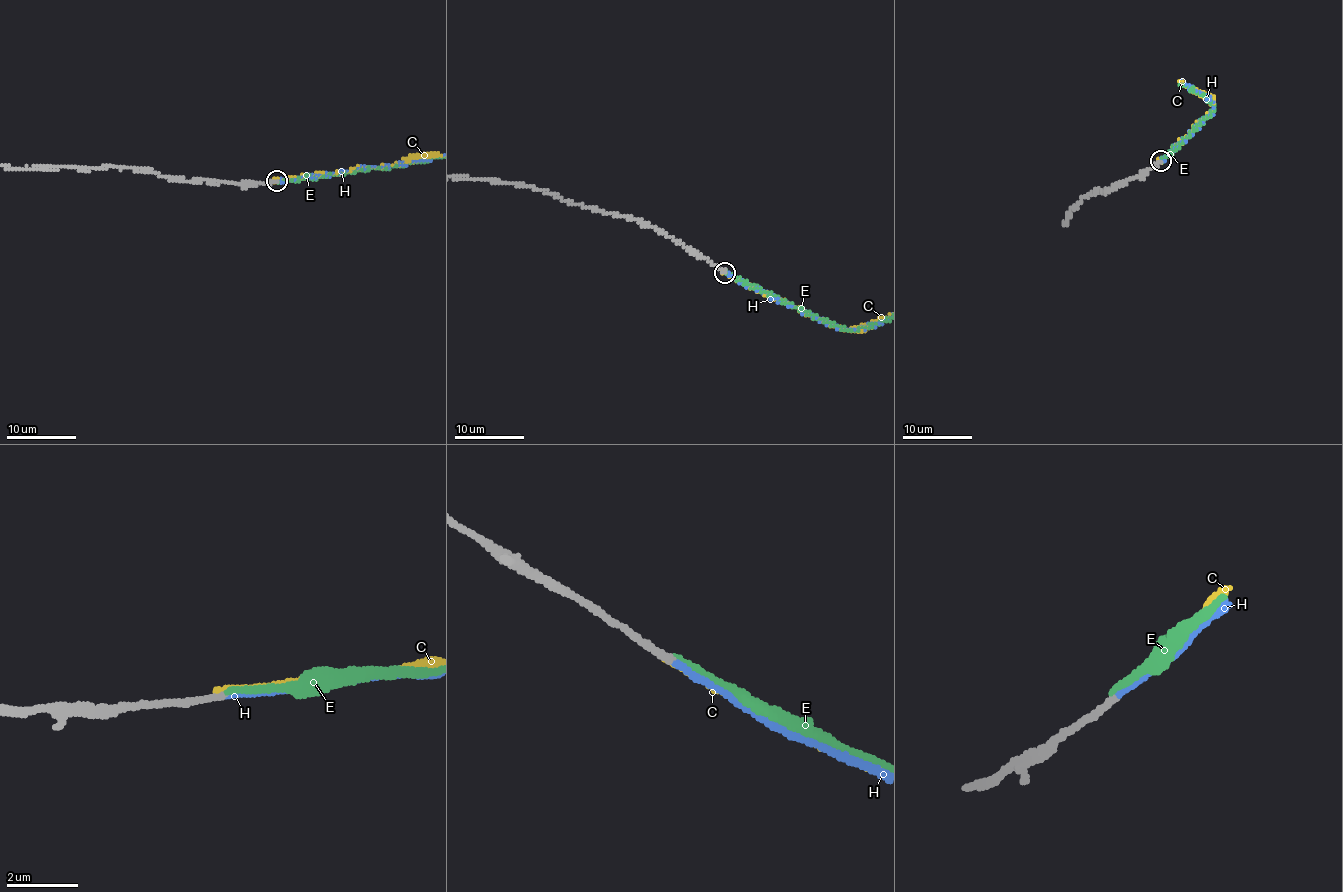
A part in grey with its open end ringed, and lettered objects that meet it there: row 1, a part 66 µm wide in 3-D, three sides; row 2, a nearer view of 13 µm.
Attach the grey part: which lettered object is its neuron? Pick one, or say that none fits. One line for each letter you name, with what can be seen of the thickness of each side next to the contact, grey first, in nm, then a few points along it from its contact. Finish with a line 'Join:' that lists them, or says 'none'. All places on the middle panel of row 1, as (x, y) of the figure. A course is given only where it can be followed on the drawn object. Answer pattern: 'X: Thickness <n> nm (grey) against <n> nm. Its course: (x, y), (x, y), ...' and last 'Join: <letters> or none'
H: Thickness 180 nm (grey) against 160 nm
Join: H

